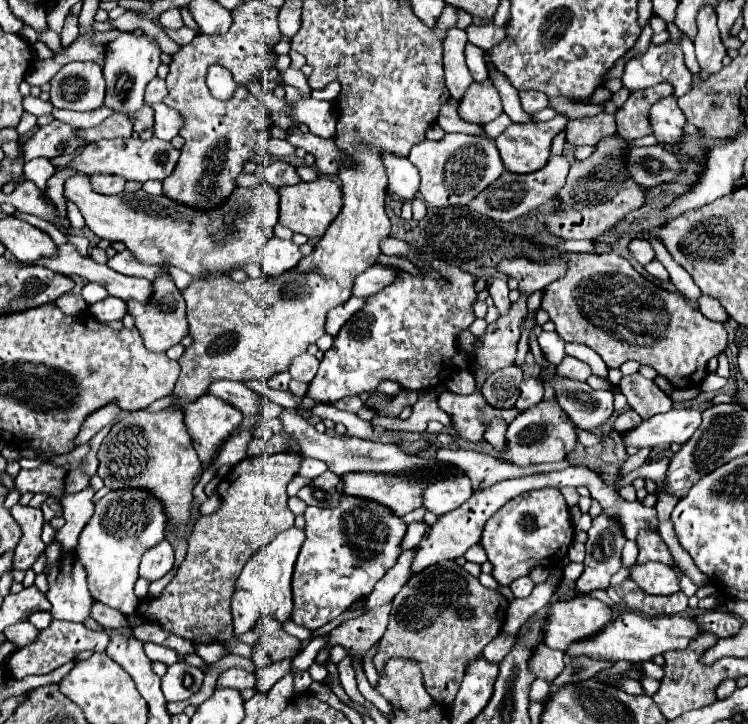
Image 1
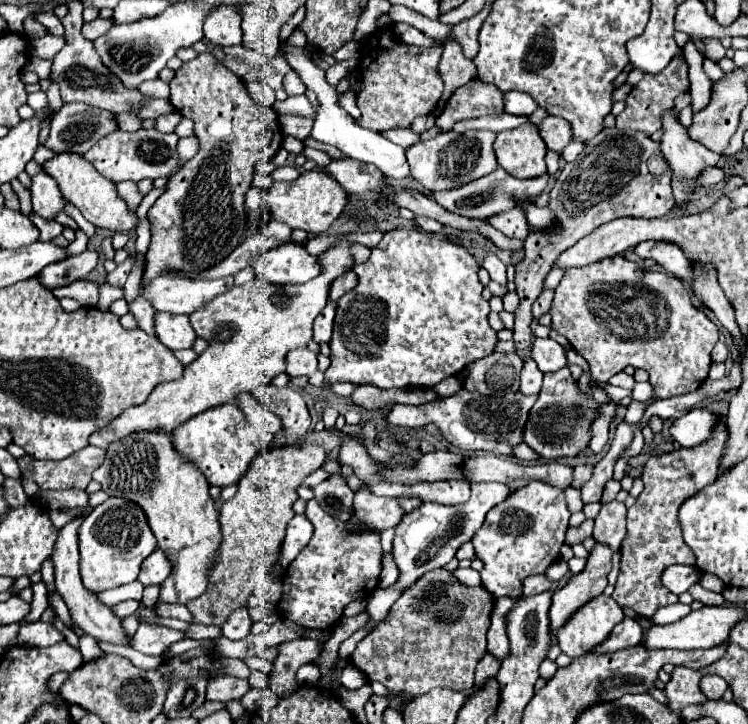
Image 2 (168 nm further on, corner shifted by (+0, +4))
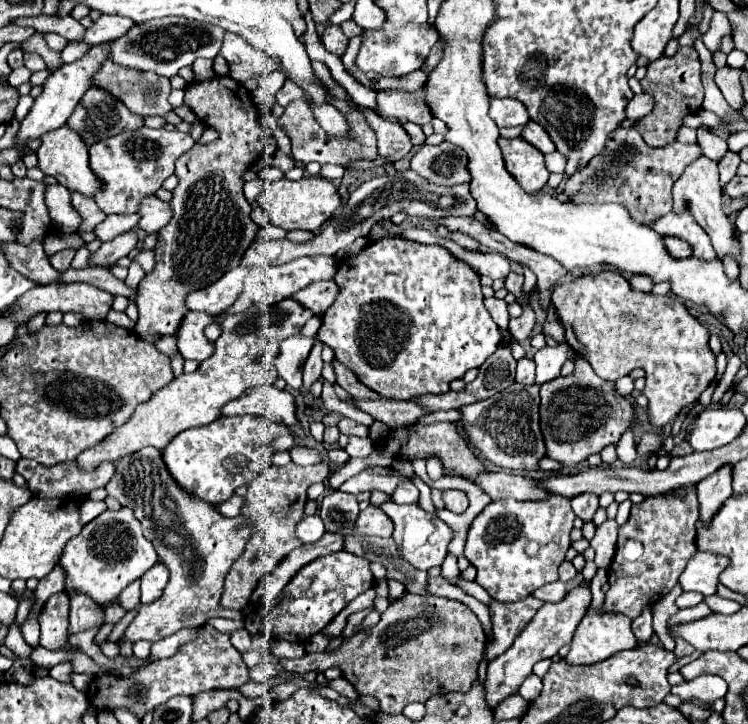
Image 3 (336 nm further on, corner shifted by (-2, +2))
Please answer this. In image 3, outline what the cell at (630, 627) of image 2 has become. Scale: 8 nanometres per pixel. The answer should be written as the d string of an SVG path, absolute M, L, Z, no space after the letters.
M645 608L639 618L633 620L631 624L633 634L639 642L647 642L653 636L653 626L651 626L651 608Z

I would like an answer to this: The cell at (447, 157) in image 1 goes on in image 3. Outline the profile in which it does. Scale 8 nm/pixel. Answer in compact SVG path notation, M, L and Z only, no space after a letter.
M441 142L439 146L423 144L411 158L411 170L431 184L455 186L469 182L465 152L449 142Z

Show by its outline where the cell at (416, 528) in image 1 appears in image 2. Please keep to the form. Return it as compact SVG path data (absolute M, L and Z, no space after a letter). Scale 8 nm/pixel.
M387 554L383 558L383 570L379 576L379 586L381 588L389 588L391 584L395 584L399 578L399 568L393 564L393 554Z

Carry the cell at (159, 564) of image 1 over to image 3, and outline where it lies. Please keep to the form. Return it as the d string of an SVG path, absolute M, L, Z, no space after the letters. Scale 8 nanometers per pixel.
M157 562L153 568L149 568L141 576L141 602L149 604L149 602L157 600L165 588L167 580L169 580L169 570L165 568L163 562Z

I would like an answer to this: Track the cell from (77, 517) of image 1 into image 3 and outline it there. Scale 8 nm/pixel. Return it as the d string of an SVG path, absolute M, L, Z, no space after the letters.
M67 592L71 600L69 614L69 634L77 634L89 628L95 628L105 622L105 610L95 600L89 600L83 592Z

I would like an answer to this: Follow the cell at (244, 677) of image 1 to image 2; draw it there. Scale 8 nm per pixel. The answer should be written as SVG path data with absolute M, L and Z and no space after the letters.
M217 676L207 682L207 700L219 700L229 702L235 698L241 698L251 690L247 680L235 678L235 676Z

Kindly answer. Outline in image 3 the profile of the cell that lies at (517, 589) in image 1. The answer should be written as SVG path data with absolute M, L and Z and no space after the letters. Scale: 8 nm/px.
M561 580L551 582L551 584L545 584L545 586L541 586L541 588L537 588L537 590L533 592L533 596L539 598L539 600L543 600L543 602L561 600L565 594L567 594L567 588L565 588L565 584L563 584Z

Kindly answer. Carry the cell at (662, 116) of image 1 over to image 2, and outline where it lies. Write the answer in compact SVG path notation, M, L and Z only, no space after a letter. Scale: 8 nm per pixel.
M667 110L663 114L663 138L661 138L661 150L667 158L667 162L671 164L673 170L673 180L671 180L671 188L673 188L673 196L675 196L675 204L679 208L683 208L685 204L691 202L691 194L695 194L701 184L697 182L699 174L707 168L707 166L717 166L719 162L719 154L707 150L705 146L699 146L699 142L691 142L687 138L687 130L681 126L679 120L673 118L673 112Z

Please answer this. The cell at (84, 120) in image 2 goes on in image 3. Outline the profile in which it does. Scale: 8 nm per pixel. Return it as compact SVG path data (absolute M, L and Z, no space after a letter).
M89 88L89 92L81 98L81 104L73 110L73 116L69 116L67 126L73 128L87 146L91 146L97 140L111 138L123 130L141 128L143 118L129 112L127 106L111 94L99 88Z

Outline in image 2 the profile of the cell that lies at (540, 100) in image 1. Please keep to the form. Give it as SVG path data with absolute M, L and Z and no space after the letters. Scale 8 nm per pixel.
M523 92L503 94L503 104L505 104L505 112L515 114L515 116L529 116L537 110L533 98L529 94L523 94Z

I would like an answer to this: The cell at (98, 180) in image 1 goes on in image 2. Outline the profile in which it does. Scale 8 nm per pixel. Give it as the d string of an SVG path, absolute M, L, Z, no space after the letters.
M119 182L117 190L119 190L119 196L123 196L123 200L129 204L129 210L135 212L143 200L143 194L139 192L137 184L135 182Z

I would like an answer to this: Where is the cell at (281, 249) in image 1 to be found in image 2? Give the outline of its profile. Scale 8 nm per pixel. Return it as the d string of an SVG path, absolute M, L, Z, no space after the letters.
M287 242L259 256L253 264L255 278L267 284L305 284L319 276L319 260L311 256L303 244Z

